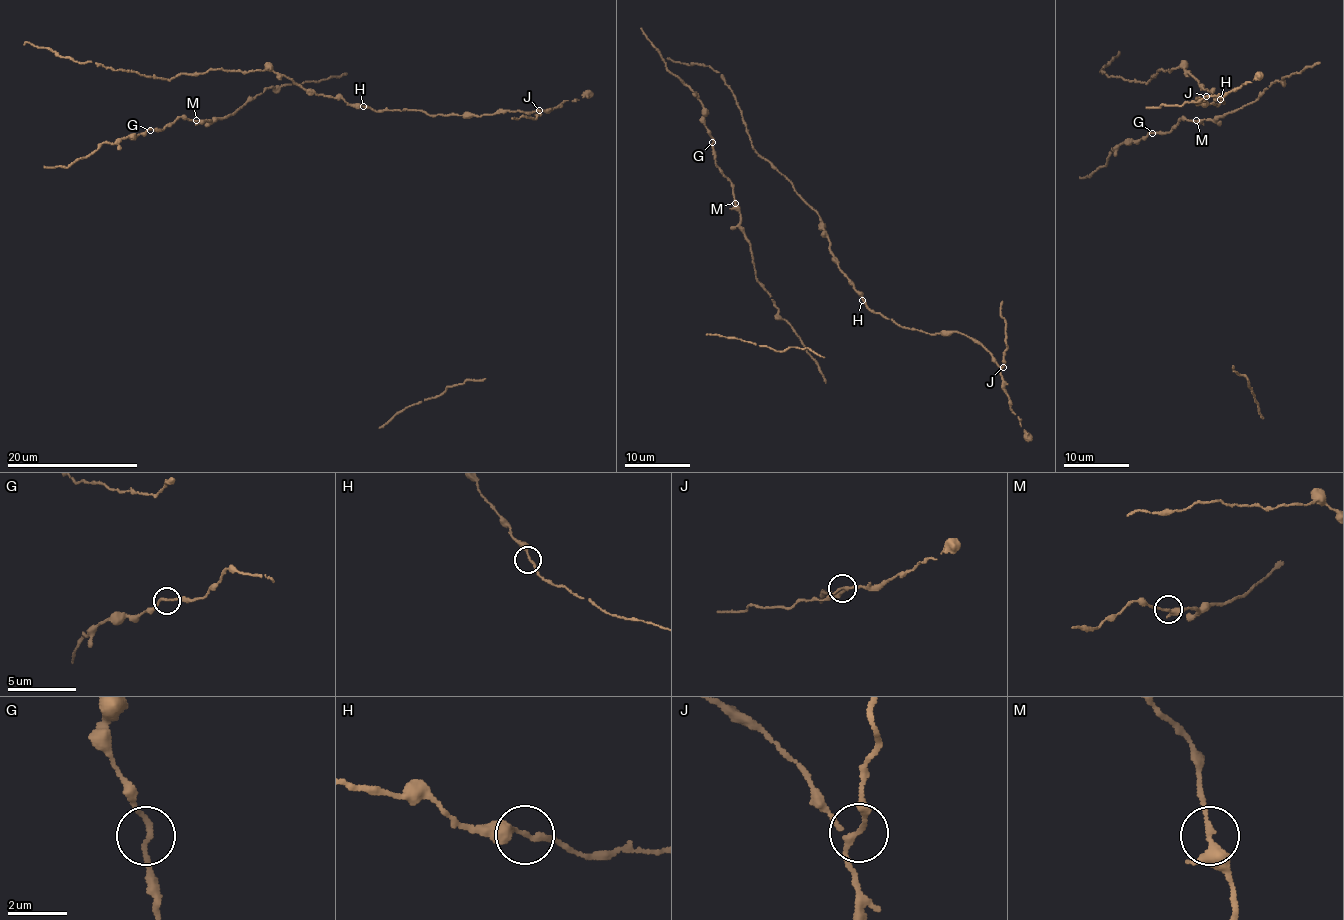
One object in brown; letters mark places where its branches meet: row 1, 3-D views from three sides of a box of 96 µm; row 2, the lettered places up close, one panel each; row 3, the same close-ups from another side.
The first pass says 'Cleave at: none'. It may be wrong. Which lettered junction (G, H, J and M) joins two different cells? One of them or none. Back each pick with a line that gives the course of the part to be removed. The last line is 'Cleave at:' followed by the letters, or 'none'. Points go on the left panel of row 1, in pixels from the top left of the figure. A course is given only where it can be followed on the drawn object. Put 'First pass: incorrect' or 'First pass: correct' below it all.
J: Course of the part to remove: (539, 111), (536, 118), (513, 118)
Cleave at: J
First pass: incorrect

